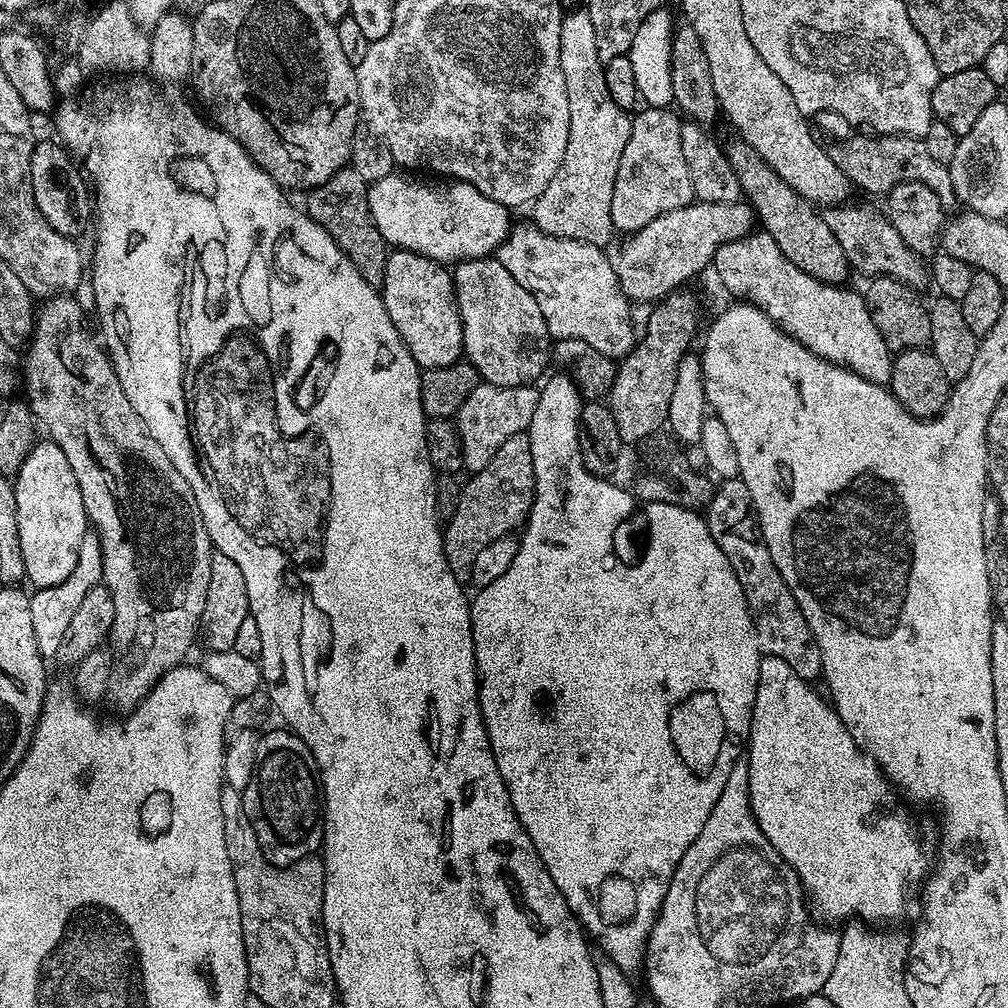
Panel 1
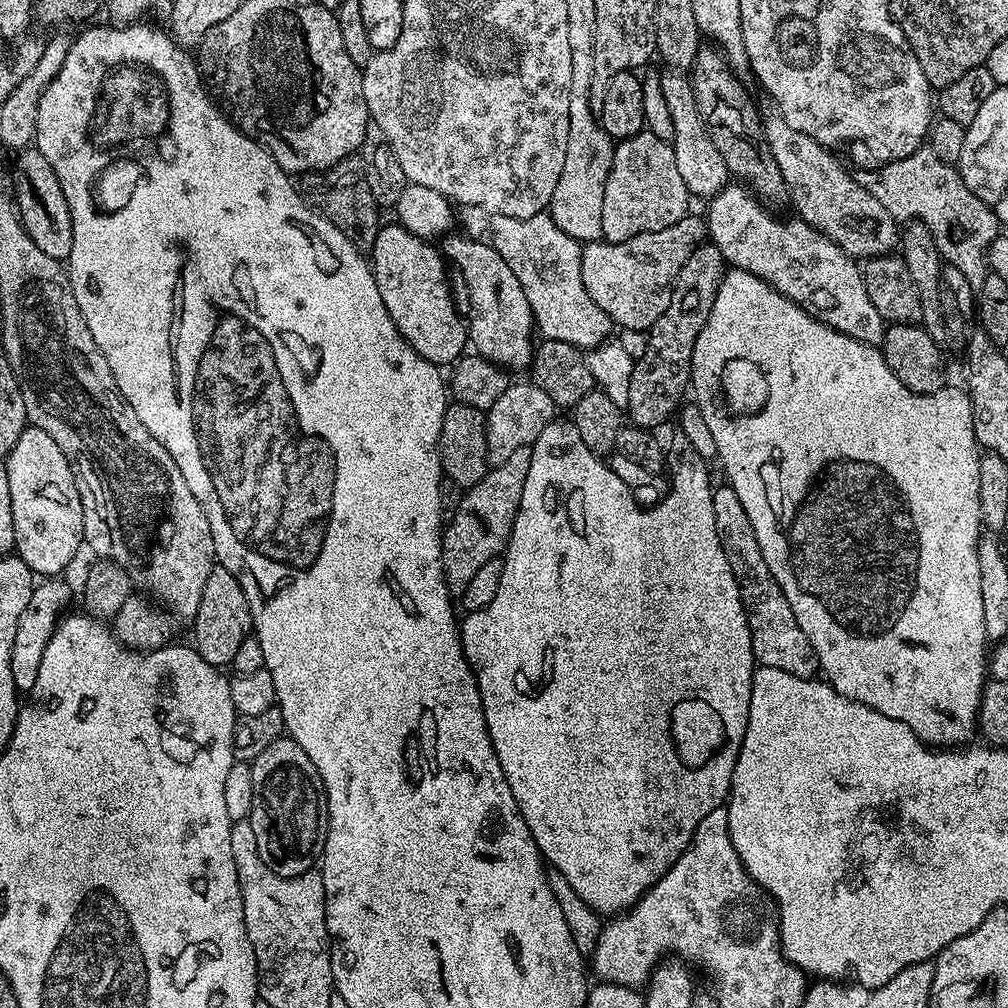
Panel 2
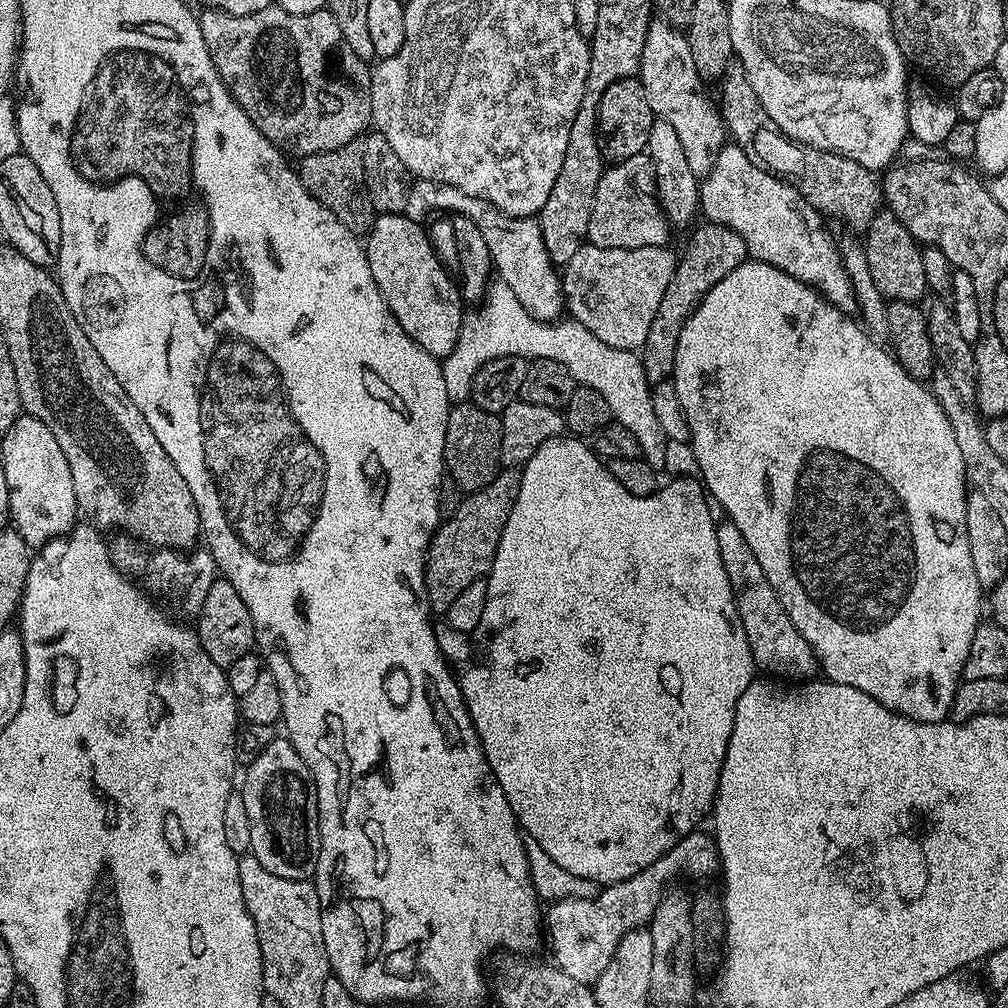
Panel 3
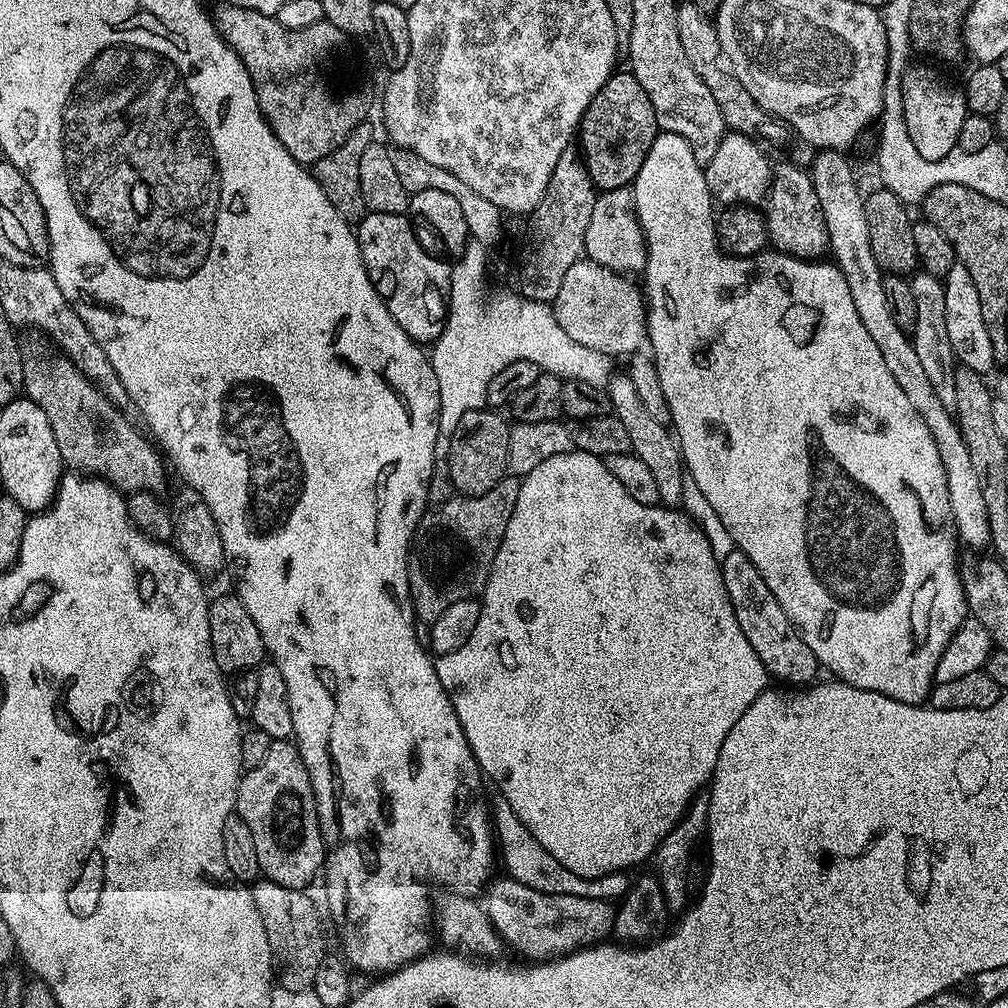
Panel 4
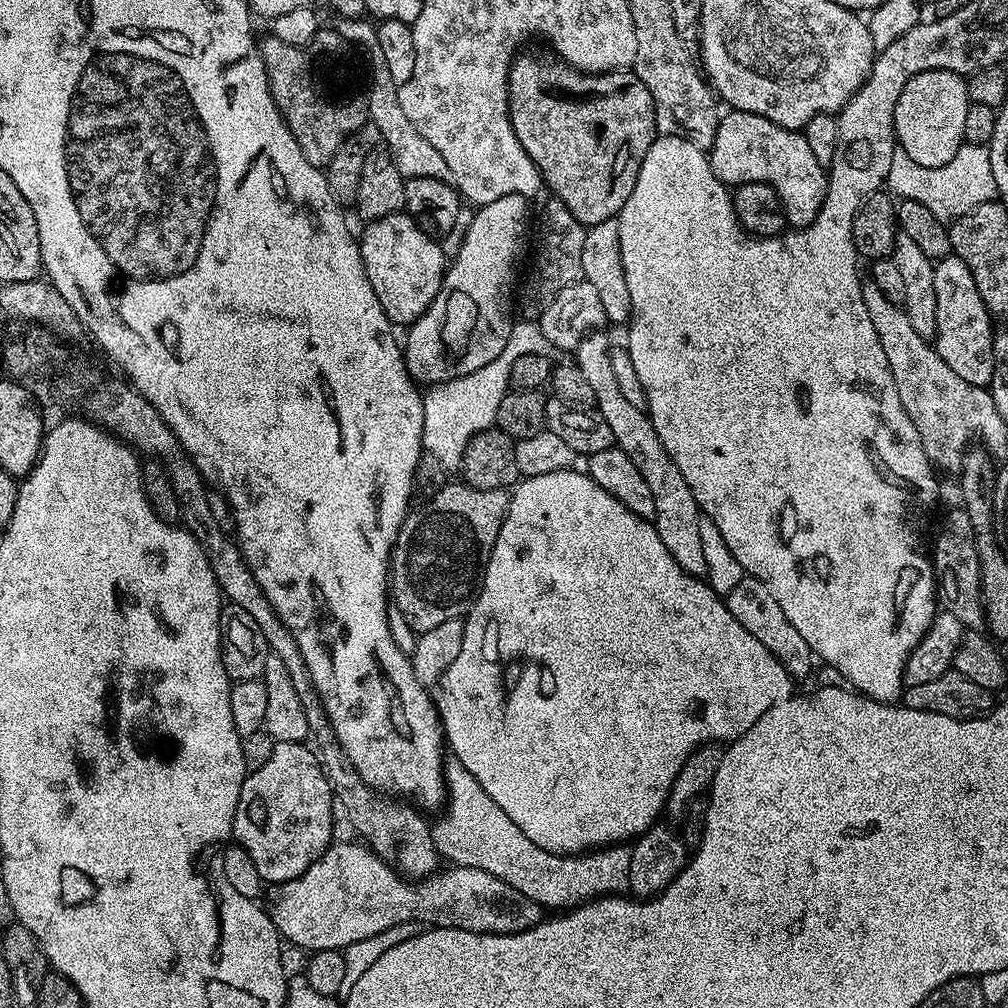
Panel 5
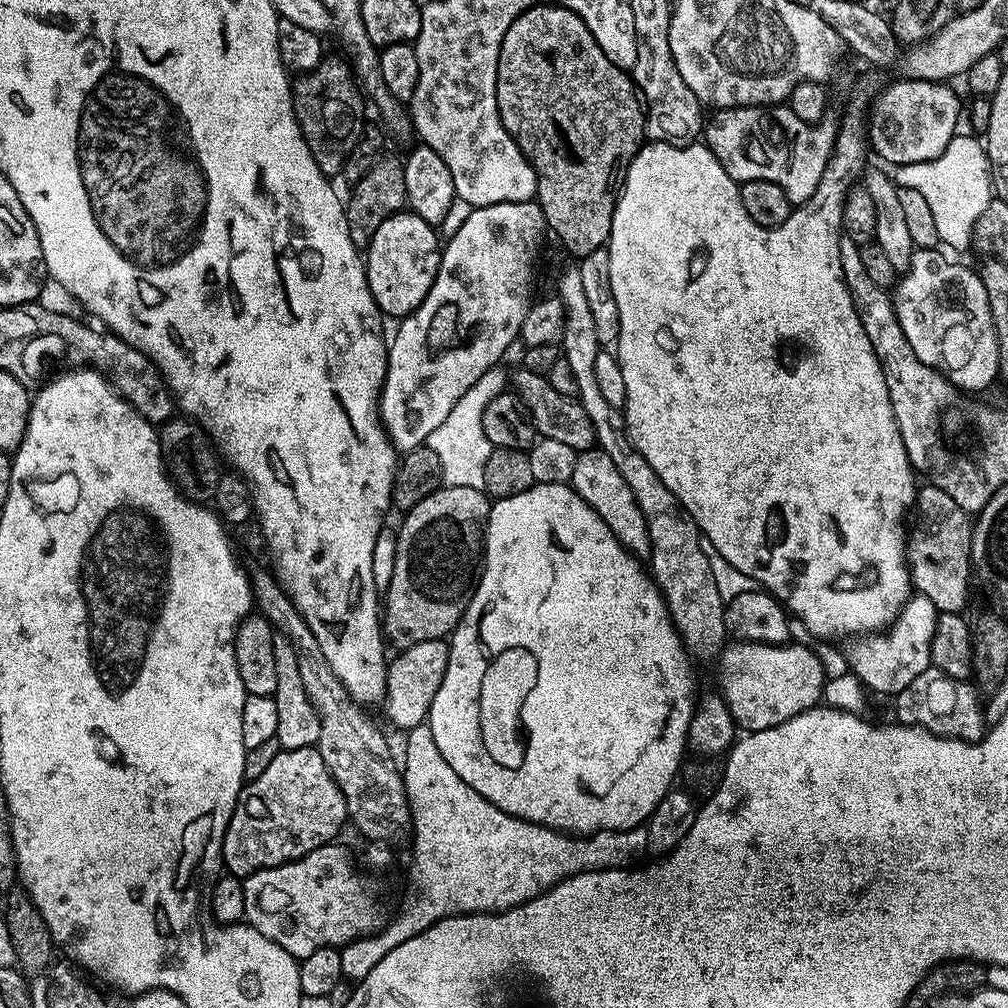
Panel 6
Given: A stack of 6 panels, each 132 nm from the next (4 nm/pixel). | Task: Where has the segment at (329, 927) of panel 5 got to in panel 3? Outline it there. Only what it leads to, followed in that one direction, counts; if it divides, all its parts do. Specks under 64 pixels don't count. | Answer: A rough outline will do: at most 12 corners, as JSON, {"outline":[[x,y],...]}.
{"outline":[[707,831],[594,898],[551,901],[551,963],[595,985],[683,872],[717,871]]}

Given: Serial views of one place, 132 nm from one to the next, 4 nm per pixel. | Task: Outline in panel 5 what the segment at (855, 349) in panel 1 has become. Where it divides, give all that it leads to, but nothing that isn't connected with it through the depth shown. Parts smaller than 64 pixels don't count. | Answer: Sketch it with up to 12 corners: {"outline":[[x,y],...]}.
{"outline":[[728,110],[707,149],[729,186],[768,184],[793,229],[828,193],[803,131]]}

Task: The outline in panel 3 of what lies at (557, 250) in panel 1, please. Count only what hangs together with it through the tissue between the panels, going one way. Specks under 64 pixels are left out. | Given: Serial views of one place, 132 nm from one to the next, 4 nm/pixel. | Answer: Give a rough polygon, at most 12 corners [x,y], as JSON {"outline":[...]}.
{"outline":[[417,179],[436,212],[470,218],[495,275],[534,318],[561,319],[562,276],[536,216]]}

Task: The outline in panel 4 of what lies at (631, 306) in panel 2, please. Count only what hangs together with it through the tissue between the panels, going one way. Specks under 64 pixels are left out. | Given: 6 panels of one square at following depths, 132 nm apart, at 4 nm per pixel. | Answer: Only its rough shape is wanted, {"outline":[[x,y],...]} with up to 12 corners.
{"outline":[[574,262],[550,307],[613,358],[646,340],[646,297],[627,275]]}

